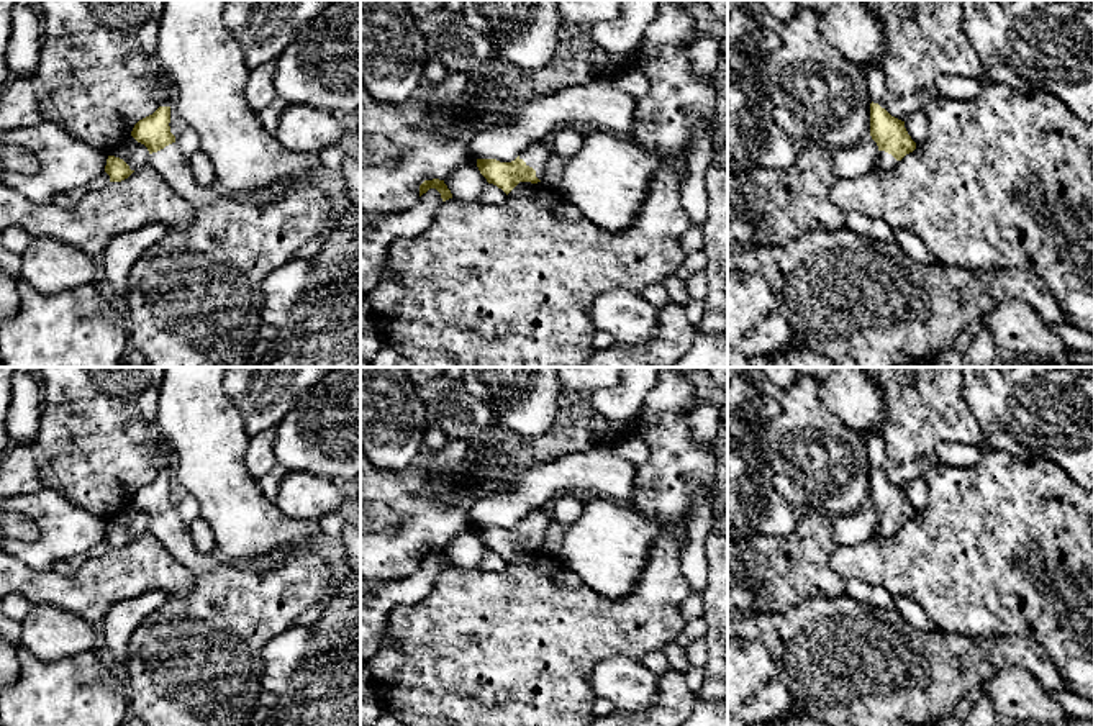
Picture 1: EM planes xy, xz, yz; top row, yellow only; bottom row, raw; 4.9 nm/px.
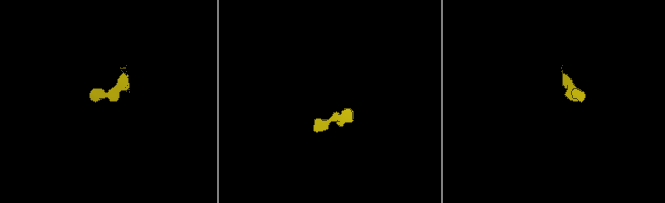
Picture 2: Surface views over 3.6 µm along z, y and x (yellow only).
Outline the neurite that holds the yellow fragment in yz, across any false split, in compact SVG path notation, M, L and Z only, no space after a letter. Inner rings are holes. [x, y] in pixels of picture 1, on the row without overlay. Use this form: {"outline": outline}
{"outline": "M872 429L867 436L869 462L870 462L870 503L878 513L878 526L873 538L891 538L900 528L916 516L905 495L905 488L891 483L883 475L883 461L887 457L887 444L882 429Z"}

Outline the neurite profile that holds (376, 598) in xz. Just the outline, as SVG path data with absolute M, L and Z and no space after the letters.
M429 556L405 580L393 583L361 580L361 662L369 660L380 647L390 610L401 603L423 600L431 592L441 570L441 560Z

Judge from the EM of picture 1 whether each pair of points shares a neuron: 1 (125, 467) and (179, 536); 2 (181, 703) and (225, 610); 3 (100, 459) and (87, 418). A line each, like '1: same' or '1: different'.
1: different
2: same
3: same

